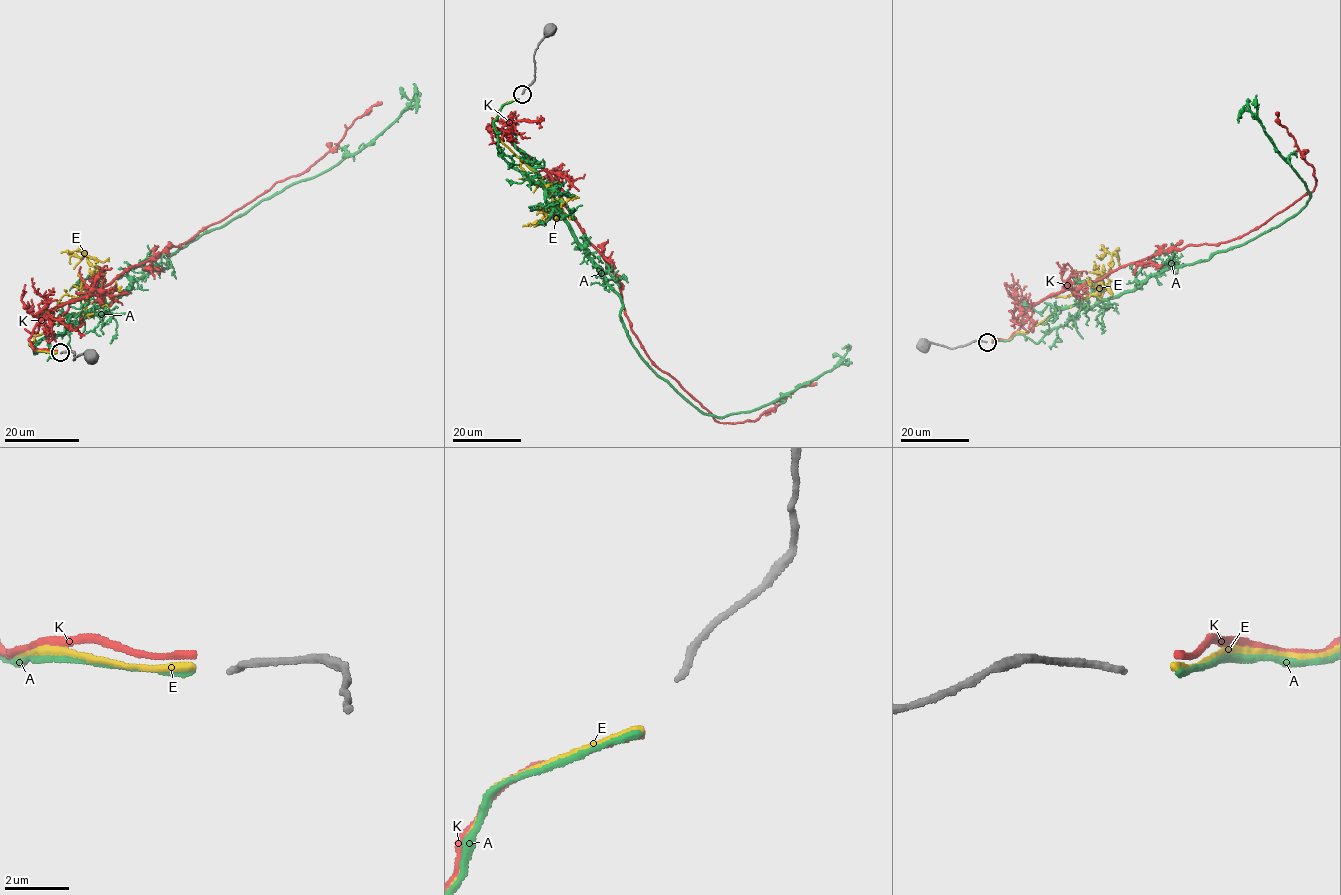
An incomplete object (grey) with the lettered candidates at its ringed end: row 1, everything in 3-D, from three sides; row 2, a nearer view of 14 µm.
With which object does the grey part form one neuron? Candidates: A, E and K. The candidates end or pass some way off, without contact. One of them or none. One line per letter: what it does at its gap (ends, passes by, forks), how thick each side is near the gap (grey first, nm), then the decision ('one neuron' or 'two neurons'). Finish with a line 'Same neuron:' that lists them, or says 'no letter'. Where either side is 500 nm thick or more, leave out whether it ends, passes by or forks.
A: it ends | 200/220 nm | one neuron
E: it ends | 200/240 nm | two neurons
K: it ends | 200/240 nm | two neurons
Same neuron: A

